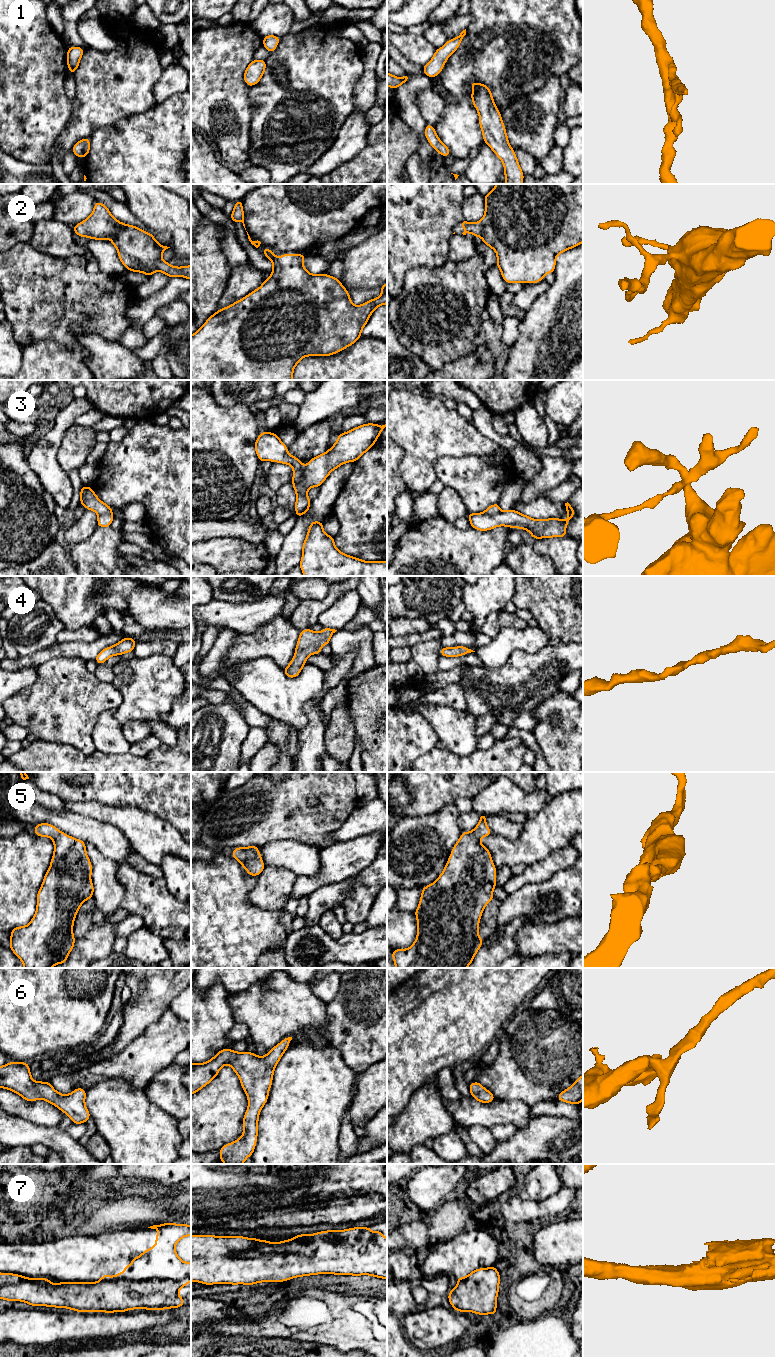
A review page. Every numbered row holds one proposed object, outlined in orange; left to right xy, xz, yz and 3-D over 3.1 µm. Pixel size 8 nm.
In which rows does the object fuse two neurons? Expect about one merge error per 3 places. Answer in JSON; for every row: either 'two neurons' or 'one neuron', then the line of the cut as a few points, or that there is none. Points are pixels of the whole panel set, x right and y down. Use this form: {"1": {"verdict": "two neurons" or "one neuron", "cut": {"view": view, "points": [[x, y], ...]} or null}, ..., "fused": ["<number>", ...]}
{"1": {"verdict": "one neuron", "cut": null}, "2": {"verdict": "one neuron", "cut": null}, "3": {"verdict": "two neurons", "cut": {"view": "xz", "points": [[304, 467], [302, 478], [293, 484]]}}, "4": {"verdict": "one neuron", "cut": null}, "5": {"verdict": "one neuron", "cut": null}, "6": {"verdict": "one neuron", "cut": null}, "7": {"verdict": "two neurons", "cut": {"view": "xy", "points": [[190, 1275], [180, 1279], [100, 1281]]}}, "fused": ["3", "7"]}

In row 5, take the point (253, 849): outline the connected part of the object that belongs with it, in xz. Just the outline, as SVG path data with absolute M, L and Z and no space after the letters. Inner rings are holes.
M248 846L246 848L234 848L231 856L241 863L242 868L247 869L246 873L248 875L258 876L265 868L257 846Z

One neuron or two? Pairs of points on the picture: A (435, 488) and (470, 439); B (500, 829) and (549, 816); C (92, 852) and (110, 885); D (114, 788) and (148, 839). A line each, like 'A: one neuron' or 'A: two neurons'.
A: two neurons
B: two neurons
C: one neuron
D: two neurons

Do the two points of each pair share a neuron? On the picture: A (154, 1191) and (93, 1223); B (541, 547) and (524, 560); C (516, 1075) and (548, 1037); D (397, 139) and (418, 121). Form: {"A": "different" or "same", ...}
{"A": "same", "B": "different", "C": "same", "D": "different"}

